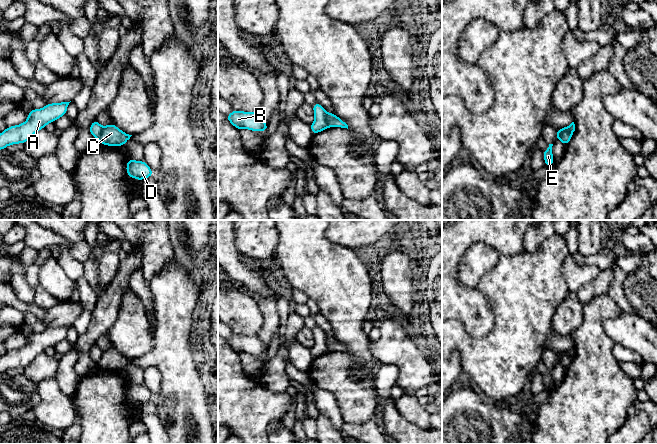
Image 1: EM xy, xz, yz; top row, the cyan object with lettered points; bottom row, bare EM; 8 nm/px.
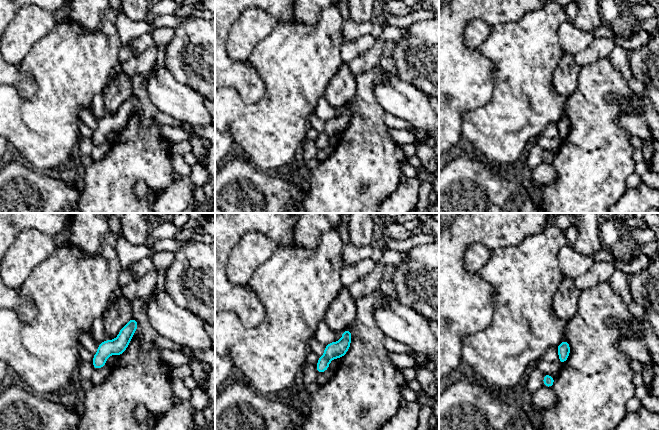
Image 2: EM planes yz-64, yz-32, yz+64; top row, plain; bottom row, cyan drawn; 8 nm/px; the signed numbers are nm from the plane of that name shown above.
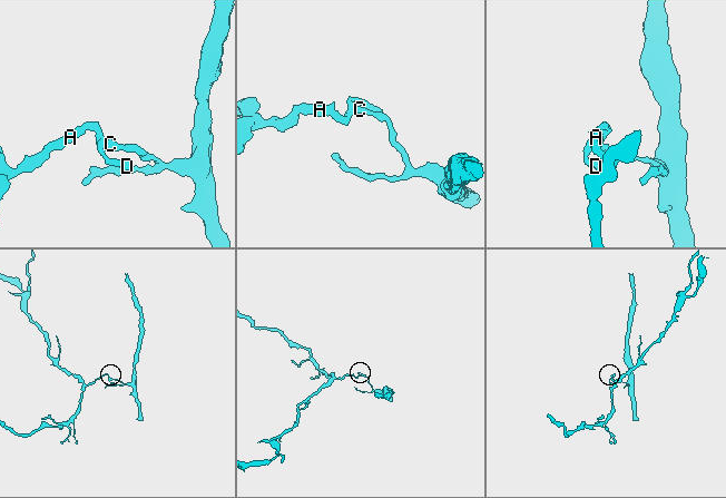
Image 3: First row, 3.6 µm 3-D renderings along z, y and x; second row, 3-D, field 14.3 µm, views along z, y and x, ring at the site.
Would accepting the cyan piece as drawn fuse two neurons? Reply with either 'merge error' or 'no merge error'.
merge error

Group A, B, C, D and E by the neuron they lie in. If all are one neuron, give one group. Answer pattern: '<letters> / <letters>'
A B D E / C

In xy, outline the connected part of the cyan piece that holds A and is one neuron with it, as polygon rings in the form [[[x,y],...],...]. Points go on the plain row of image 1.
[[[50,327],[42,333],[32,333],[24,347],[7,351],[0,357],[0,374],[9,369],[25,368],[37,355],[45,352],[48,347],[55,346],[66,339],[69,327]]]

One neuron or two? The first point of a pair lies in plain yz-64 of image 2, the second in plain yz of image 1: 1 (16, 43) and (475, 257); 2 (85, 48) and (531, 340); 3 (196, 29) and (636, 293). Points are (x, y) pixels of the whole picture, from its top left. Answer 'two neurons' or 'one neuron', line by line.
1: one neuron
2: one neuron
3: one neuron

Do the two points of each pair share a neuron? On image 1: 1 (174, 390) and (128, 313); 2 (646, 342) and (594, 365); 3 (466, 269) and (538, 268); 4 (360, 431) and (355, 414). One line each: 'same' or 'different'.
1: different
2: different
3: different
4: different

